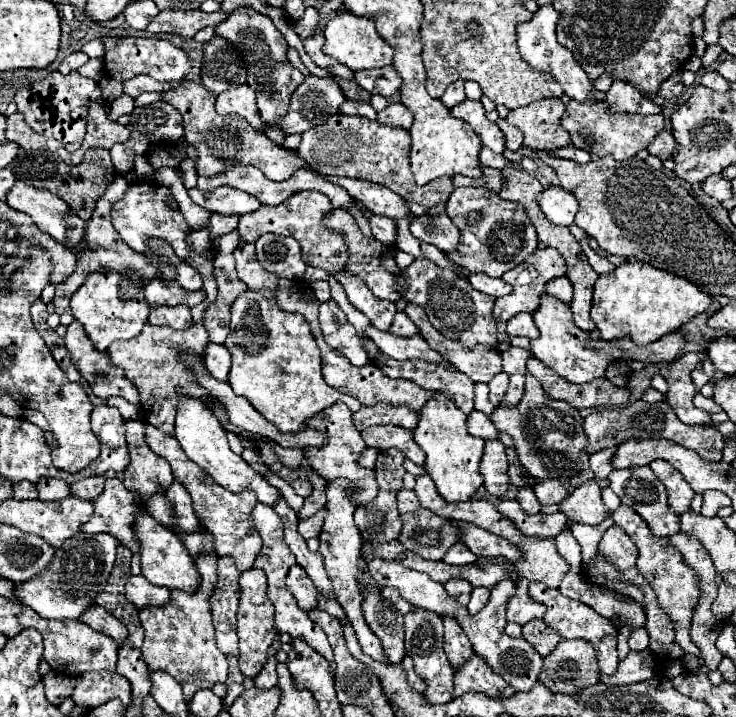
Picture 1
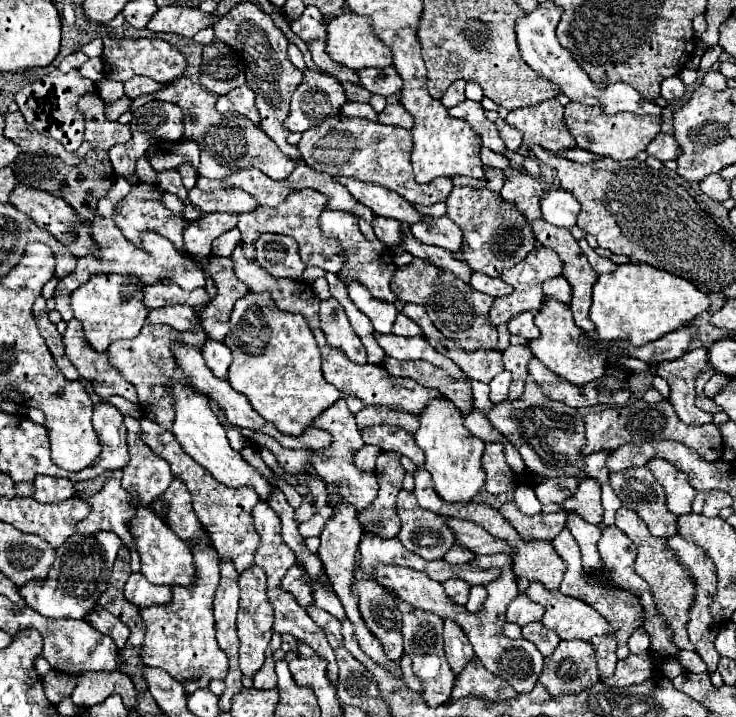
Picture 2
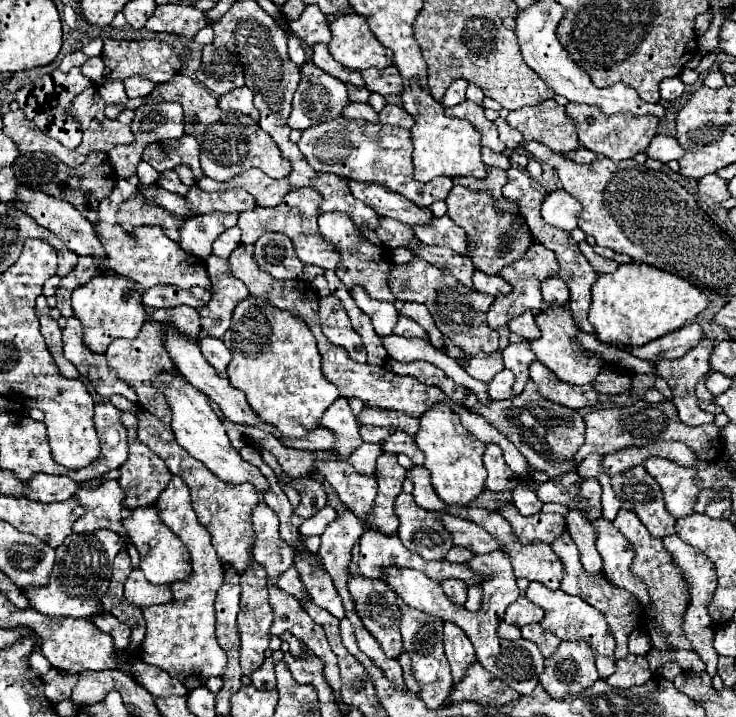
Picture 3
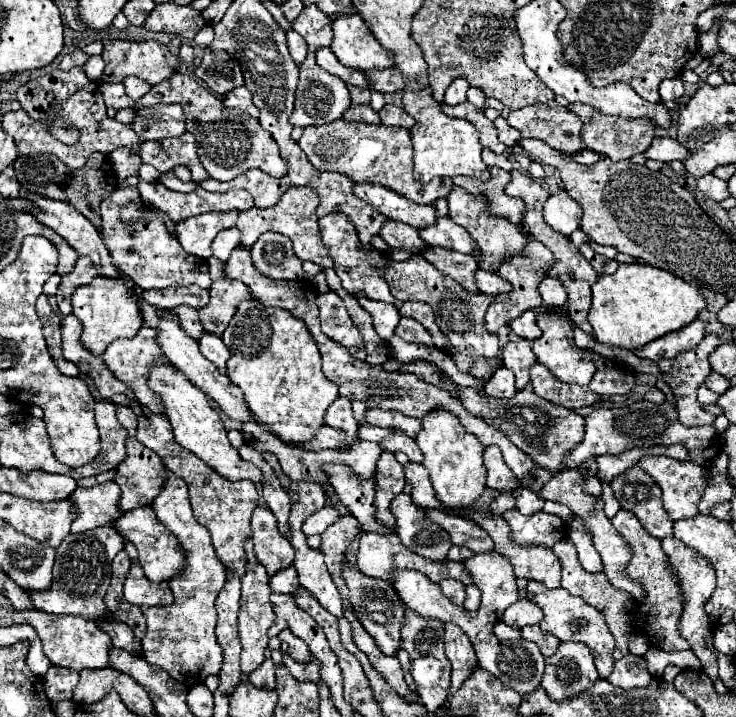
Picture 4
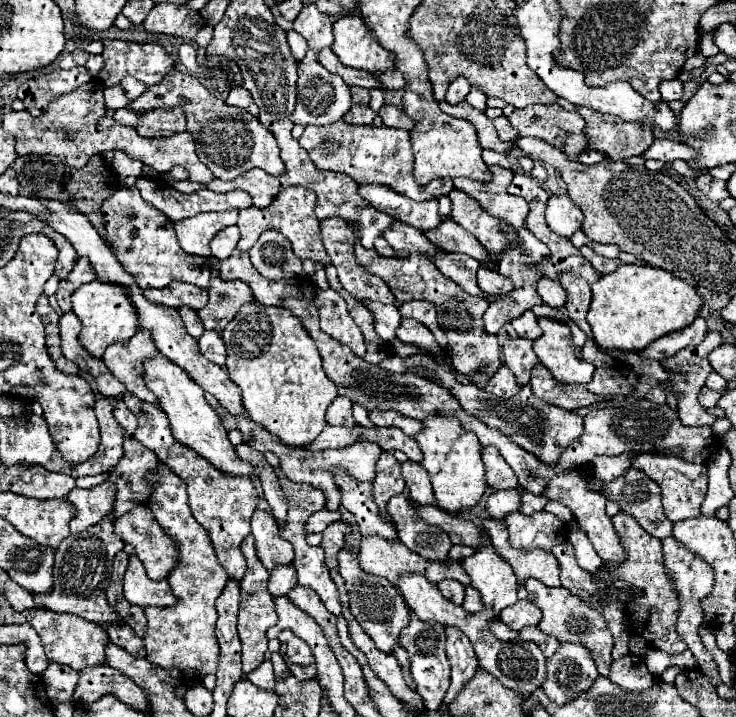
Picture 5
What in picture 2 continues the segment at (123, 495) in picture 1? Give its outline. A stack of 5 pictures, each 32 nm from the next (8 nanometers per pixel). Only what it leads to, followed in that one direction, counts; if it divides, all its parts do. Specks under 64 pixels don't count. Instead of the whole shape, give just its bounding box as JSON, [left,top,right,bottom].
[78,478,136,550]

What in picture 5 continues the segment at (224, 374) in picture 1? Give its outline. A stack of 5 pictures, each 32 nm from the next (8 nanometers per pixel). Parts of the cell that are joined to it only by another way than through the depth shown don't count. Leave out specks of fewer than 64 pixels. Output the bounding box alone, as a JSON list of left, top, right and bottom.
[198,330,226,368]

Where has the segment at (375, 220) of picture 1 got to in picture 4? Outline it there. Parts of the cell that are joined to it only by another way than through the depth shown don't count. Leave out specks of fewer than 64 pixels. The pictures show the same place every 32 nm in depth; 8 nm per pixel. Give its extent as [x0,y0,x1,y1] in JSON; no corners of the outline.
[380,220,426,254]

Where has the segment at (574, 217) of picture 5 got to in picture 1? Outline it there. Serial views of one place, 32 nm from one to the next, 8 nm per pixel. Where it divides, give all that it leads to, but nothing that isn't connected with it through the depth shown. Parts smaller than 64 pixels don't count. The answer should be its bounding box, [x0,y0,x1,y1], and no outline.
[536,186,578,226]

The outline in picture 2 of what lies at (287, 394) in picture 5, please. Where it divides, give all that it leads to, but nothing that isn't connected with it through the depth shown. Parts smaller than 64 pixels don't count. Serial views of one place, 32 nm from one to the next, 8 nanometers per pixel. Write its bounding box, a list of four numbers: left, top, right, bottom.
[224,292,363,436]

